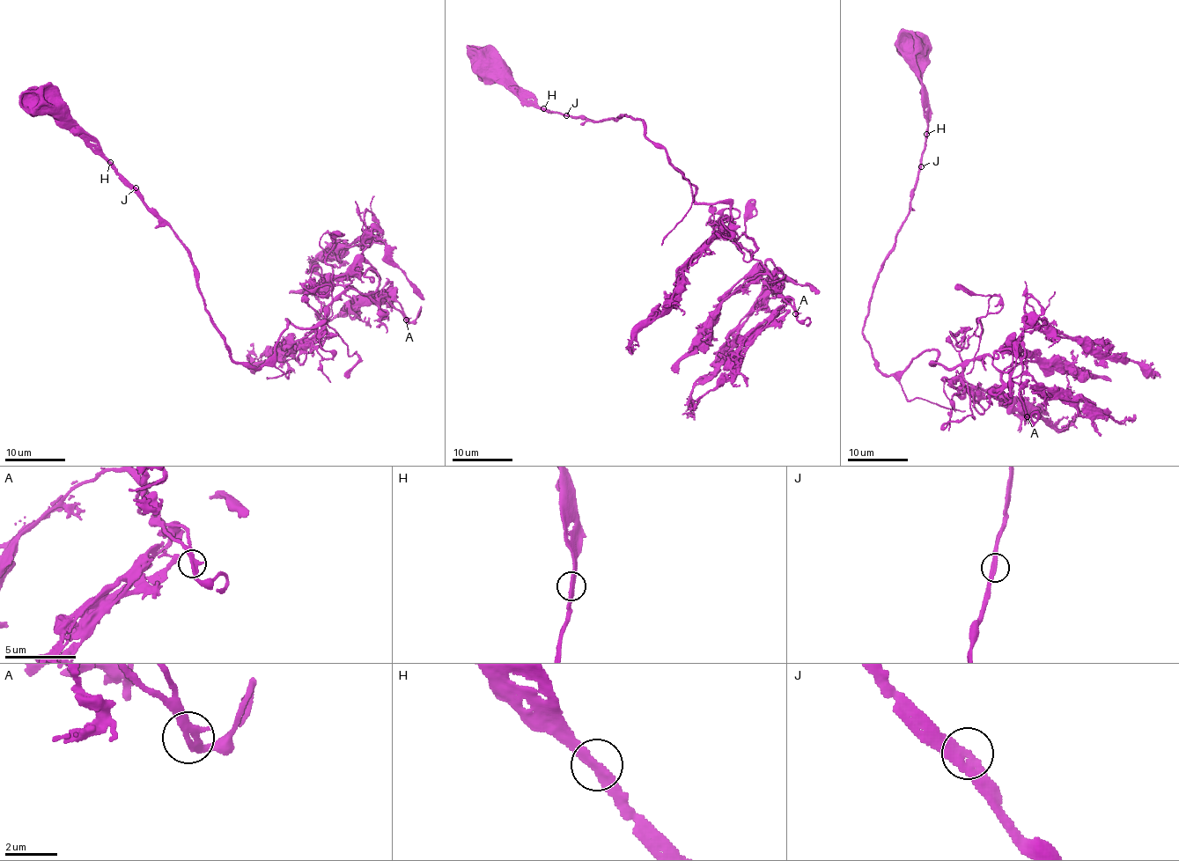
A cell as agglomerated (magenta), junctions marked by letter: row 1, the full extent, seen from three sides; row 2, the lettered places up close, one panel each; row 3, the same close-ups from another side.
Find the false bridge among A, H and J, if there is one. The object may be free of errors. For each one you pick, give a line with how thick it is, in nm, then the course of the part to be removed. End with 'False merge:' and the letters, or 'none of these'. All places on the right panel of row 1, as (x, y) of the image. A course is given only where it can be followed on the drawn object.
False merge: none of these

